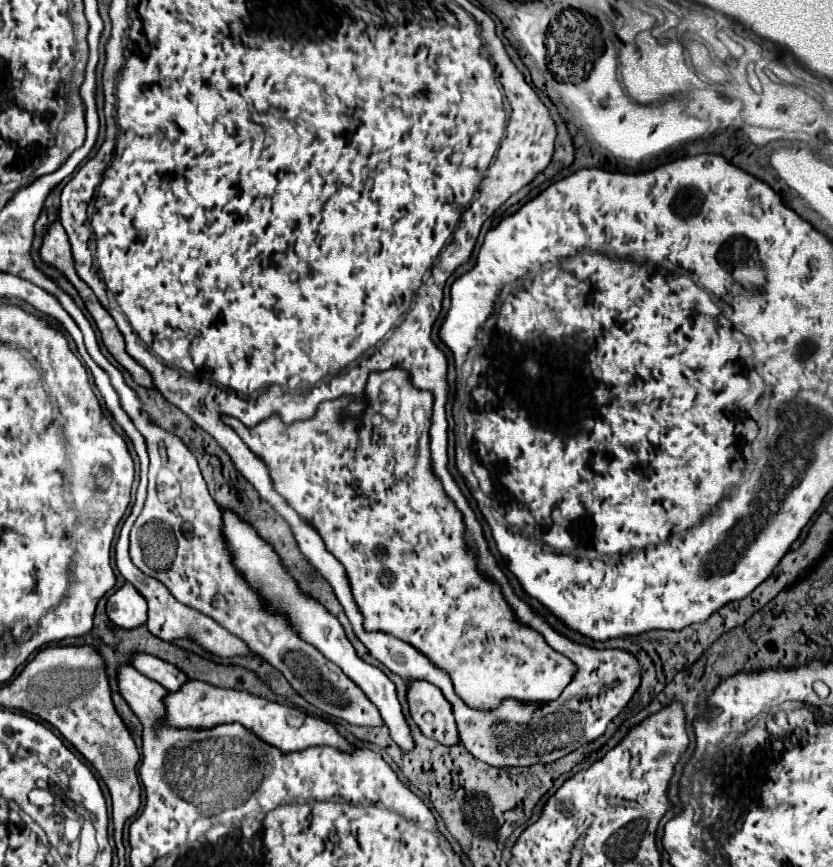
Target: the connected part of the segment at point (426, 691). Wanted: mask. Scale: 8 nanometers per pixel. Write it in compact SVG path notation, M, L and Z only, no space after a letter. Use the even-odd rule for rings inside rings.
M412 682L408 686L408 704L414 722L426 738L432 738L444 746L456 746L460 742L452 706L442 692L428 682Z

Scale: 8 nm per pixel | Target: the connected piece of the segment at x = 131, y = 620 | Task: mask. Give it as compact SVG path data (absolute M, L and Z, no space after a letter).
M130 582L108 598L106 612L108 618L120 628L138 628L148 620L146 600L140 598L140 592Z

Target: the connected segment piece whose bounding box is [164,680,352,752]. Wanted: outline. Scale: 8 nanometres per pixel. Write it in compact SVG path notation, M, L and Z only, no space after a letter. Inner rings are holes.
M192 680L186 682L180 692L170 692L166 698L166 712L168 718L166 722L170 726L176 728L212 728L216 724L224 724L224 722L240 722L242 726L254 730L264 742L268 744L276 744L276 748L280 748L282 752L296 752L296 750L304 750L310 746L334 746L340 748L344 752L352 750L352 744L338 734L338 730L324 722L322 718L304 714L302 710L288 706L288 704L280 704L280 702L270 702L266 698L254 696L250 692L244 690L232 690L232 688L218 688L212 686L208 682L200 682L200 680Z

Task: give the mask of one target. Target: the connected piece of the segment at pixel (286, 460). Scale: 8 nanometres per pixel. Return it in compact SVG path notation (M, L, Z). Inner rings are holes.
M390 368L386 372L372 372L364 390L364 398L366 398L366 412L370 414L370 422L372 428L360 430L358 436L358 420L350 418L344 420L340 416L342 410L346 410L346 406L350 404L350 398L338 398L338 400L330 400L330 402L322 402L316 410L316 414L308 420L300 420L300 422L292 422L292 424L284 424L280 420L278 414L272 414L270 418L266 418L264 422L260 422L254 428L244 426L240 420L232 418L232 416L224 416L222 420L232 426L232 430L242 438L242 442L250 448L250 452L254 452L258 458L264 458L264 464L270 468L270 478L274 484L274 490L286 500L288 506L292 506L292 510L298 512L298 516L302 520L306 520L324 540L326 550L344 566L346 570L346 578L354 596L354 602L362 614L362 626L366 632L384 632L390 634L394 638L400 638L408 644L412 644L416 650L420 650L434 666L438 666L440 670L444 670L452 684L456 694L472 708L476 710L494 710L498 708L504 700L516 700L520 704L530 704L530 702L550 702L556 700L562 690L572 682L572 676L576 674L576 664L570 662L566 656L562 656L560 652L552 650L546 640L542 638L542 634L538 634L536 630L532 630L530 626L522 624L516 620L514 610L510 608L510 604L506 602L502 588L492 582L488 576L478 572L478 564L476 564L476 556L472 554L468 542L466 542L466 524L462 518L462 512L456 508L456 504L452 502L452 498L444 492L438 476L432 470L432 458L430 458L430 426L432 426L432 392L420 390L416 386L412 386L412 380L408 376L406 370L402 368ZM416 408L424 408L424 424L418 422L414 418Z

